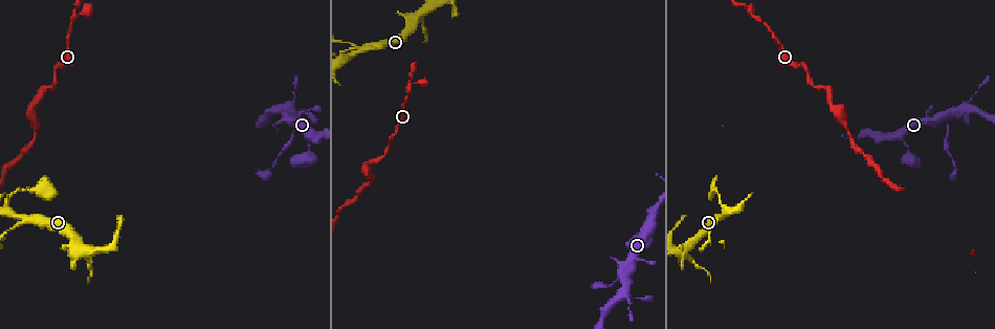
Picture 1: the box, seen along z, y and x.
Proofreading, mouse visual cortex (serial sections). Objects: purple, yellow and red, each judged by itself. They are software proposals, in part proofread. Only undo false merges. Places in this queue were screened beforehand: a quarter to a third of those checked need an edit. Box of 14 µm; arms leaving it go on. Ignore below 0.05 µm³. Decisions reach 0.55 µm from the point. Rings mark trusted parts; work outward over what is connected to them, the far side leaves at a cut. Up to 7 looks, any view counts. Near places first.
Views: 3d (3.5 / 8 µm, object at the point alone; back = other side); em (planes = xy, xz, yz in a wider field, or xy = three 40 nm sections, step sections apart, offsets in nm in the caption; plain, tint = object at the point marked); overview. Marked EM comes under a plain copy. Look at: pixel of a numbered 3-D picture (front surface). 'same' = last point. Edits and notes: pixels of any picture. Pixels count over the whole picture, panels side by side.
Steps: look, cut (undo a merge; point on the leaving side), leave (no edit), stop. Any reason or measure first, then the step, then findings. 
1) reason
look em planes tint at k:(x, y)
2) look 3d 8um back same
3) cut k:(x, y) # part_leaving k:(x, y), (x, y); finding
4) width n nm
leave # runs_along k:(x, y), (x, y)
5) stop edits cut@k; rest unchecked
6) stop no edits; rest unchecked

two arms in line, one across
look 3d 3.5um at 1:(26, 218)

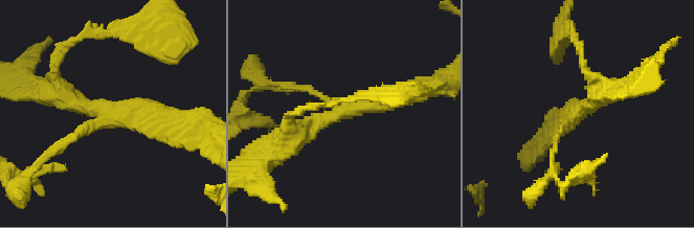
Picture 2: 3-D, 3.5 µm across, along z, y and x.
arms 3; arm_widths 100, 250, 300 nm; need the tissue
look em xy step 2 tint at 2:(577, 113)

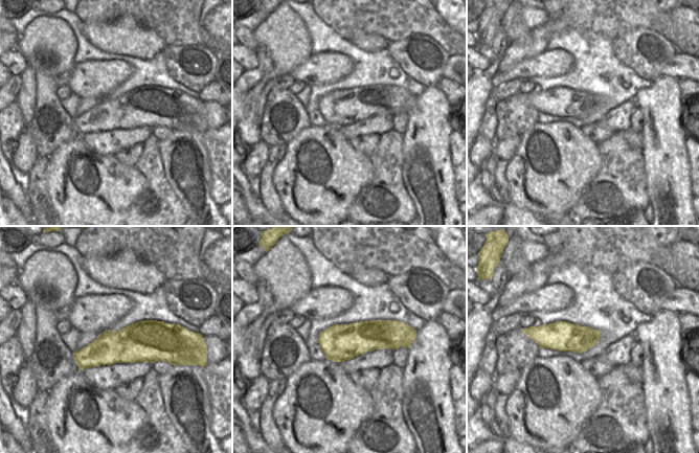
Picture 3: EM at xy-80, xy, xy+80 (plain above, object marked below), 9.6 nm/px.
look em xy step 3 tint same

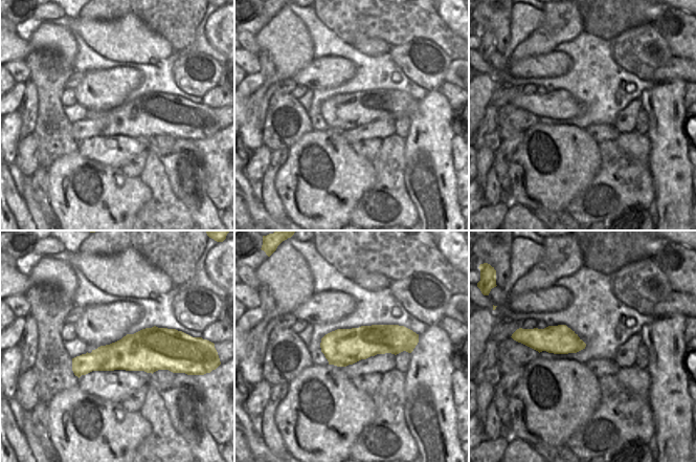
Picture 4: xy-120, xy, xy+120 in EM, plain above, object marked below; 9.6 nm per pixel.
leave # runs_along 2:(176, 122), (80, 106), (57, 81); one cell here

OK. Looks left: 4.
branch point
look 3d 3.5um at 1:(409, 86)

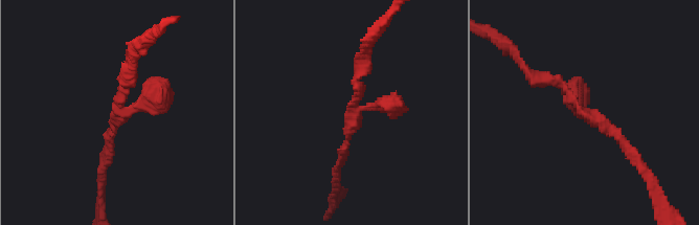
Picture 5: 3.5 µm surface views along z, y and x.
need the tissue
look em xy step 5 tint at 5:(355, 113)

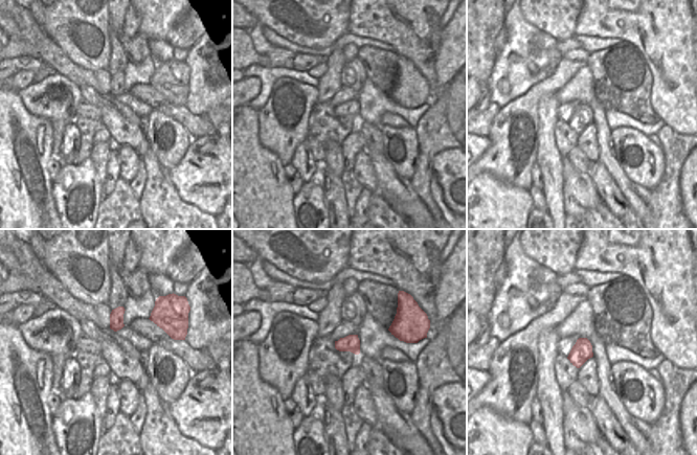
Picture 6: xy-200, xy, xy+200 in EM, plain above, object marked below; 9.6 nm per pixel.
cut 5:(164, 96) # part_leaving 5:(129, 110), (148, 104), (166, 81); a second cell is stuck on

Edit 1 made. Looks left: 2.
stop edits cut@5; rest unchecked

